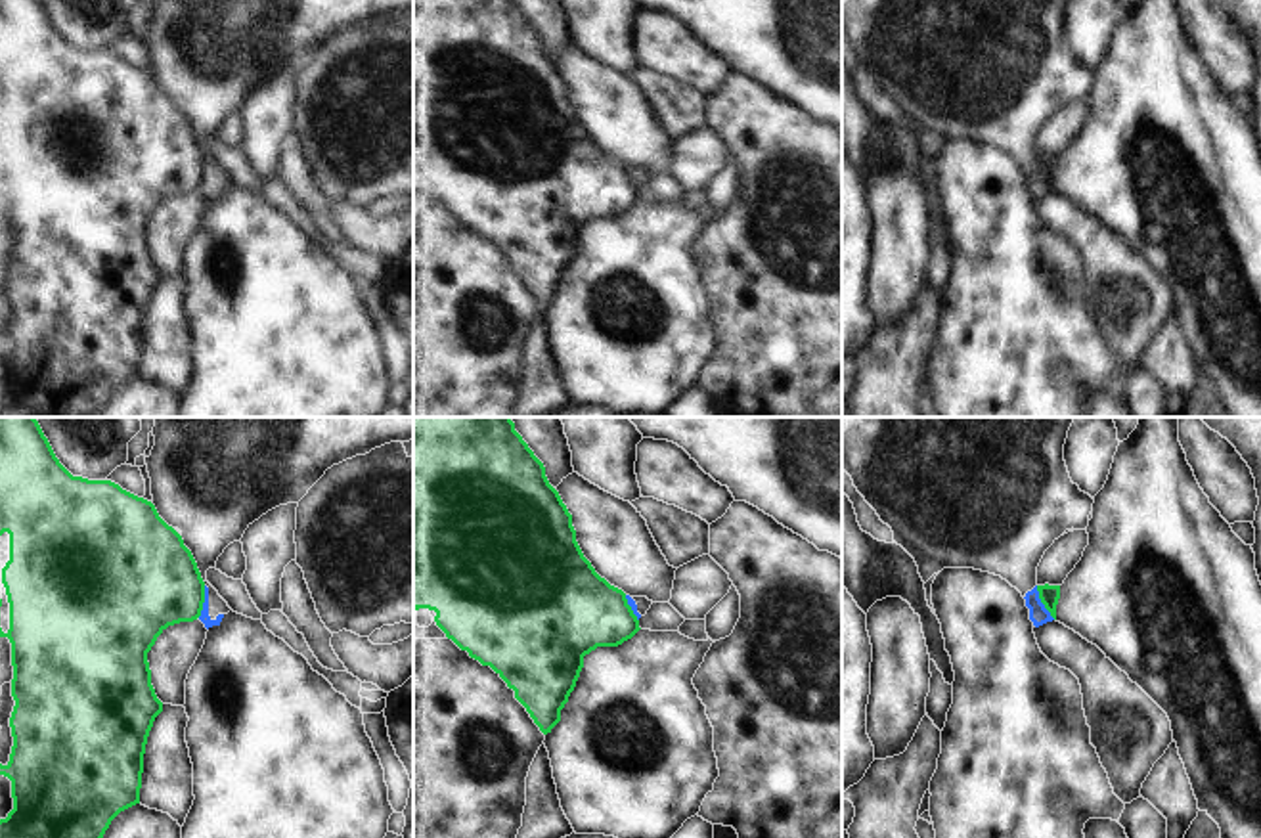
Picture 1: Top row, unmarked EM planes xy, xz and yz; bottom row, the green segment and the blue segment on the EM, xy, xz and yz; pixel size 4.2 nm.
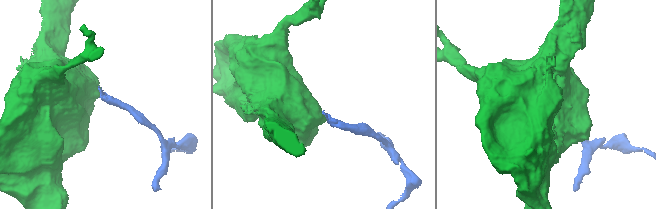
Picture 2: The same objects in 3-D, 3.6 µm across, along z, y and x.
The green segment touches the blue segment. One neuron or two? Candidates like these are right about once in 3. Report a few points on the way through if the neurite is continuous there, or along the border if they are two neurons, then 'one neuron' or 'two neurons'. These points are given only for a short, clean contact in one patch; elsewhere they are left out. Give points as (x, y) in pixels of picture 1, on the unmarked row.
border along yz (1036, 157), (1039, 173), (1055, 190); two neurons

